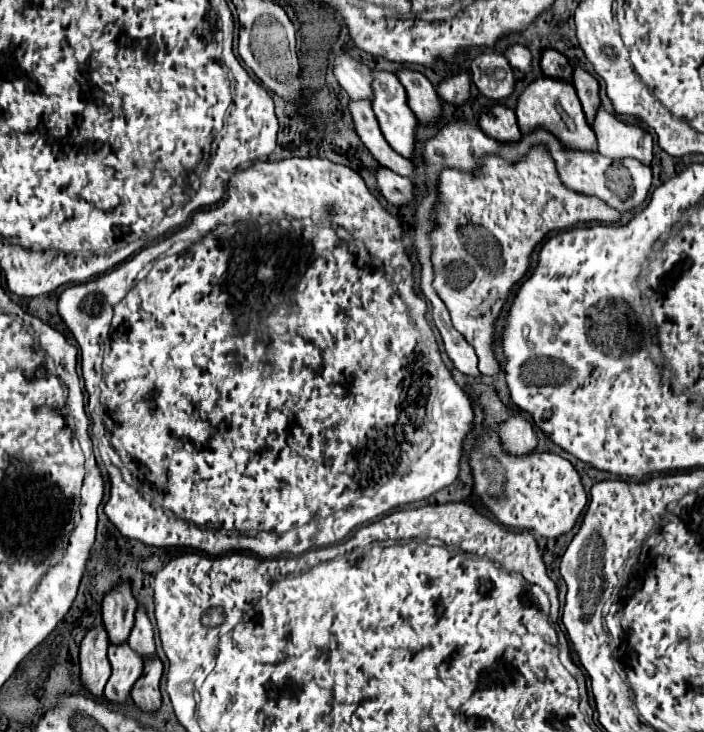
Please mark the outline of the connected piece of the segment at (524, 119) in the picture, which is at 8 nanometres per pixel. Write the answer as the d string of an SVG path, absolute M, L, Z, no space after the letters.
M540 77L532 85L524 89L524 93L518 99L516 105L516 117L522 135L532 133L534 129L546 129L558 137L558 141L564 141L566 149L586 149L586 151L596 151L596 141L594 141L594 131L586 123L582 105L578 101L578 95L572 85L558 81L558 79L548 79Z

